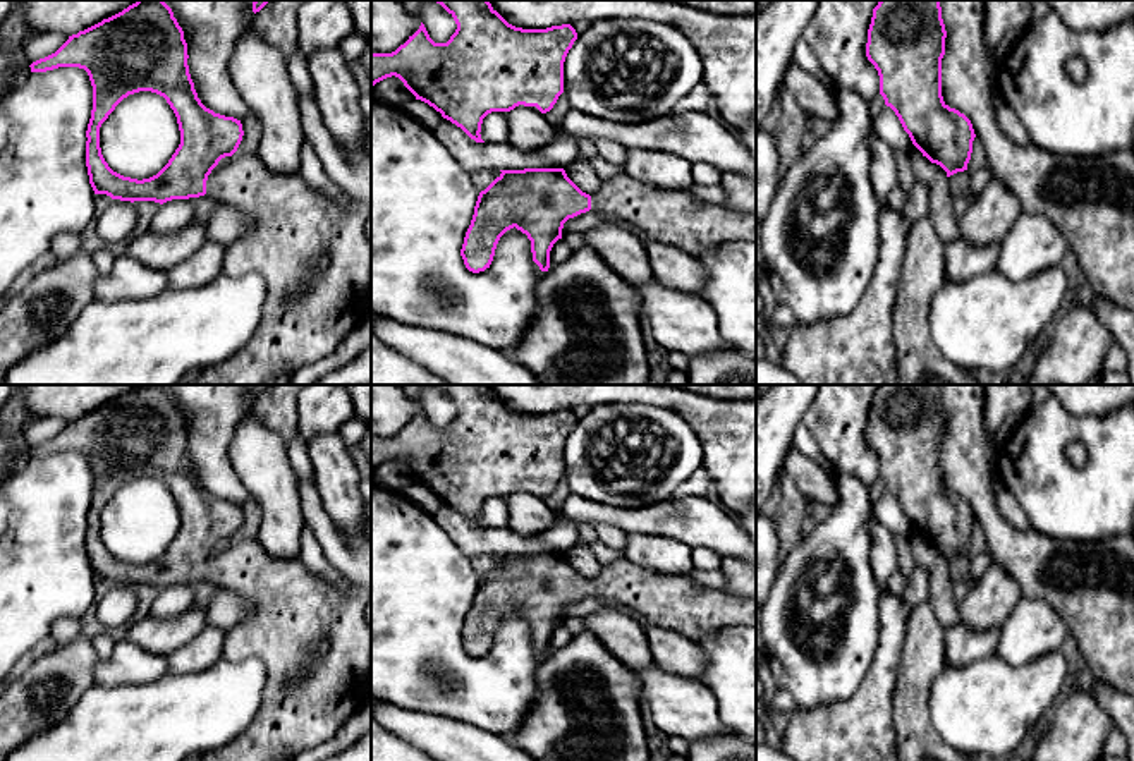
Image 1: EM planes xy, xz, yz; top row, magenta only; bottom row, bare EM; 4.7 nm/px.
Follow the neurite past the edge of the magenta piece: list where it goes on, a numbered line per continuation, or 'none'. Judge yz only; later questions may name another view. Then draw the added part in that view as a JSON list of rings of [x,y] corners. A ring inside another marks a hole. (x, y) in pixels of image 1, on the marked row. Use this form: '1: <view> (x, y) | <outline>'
1: yz (957, 182) | [[[957,172],[950,177],[947,177],[948,182],[948,189],[952,192],[954,198],[967,194],[967,184],[969,184],[969,172]]]

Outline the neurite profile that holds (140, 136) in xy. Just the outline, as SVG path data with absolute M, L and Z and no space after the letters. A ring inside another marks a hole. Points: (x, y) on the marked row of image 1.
M151 91L124 98L100 127L100 148L108 167L137 180L156 175L179 144L174 110Z

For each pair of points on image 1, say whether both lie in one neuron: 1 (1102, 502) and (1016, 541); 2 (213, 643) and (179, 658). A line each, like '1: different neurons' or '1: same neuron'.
1: different neurons
2: same neuron

